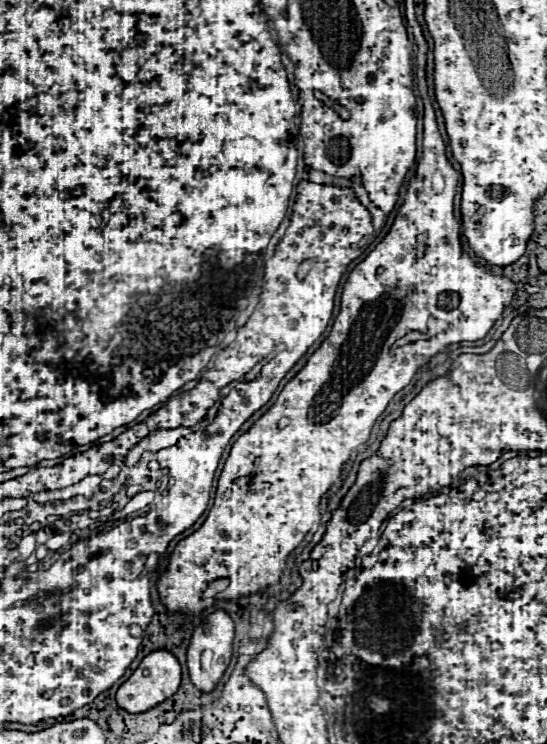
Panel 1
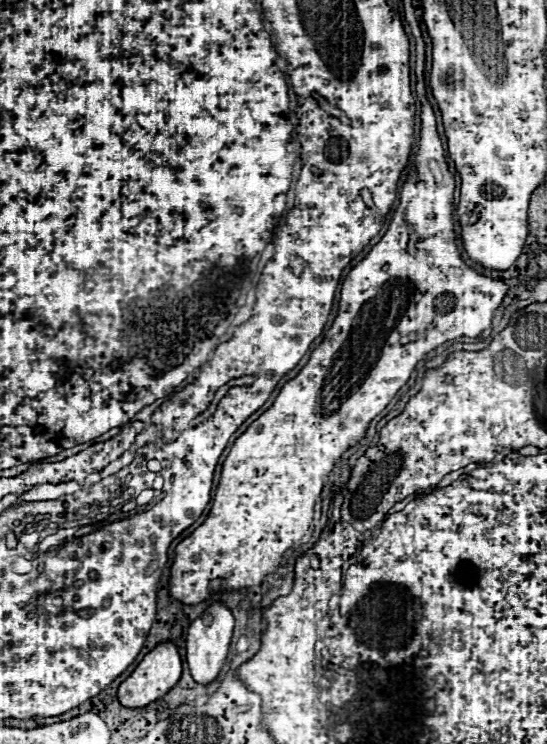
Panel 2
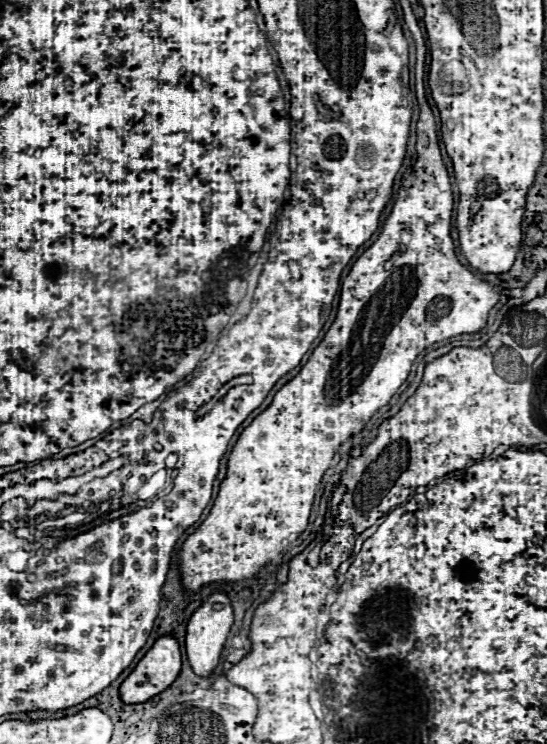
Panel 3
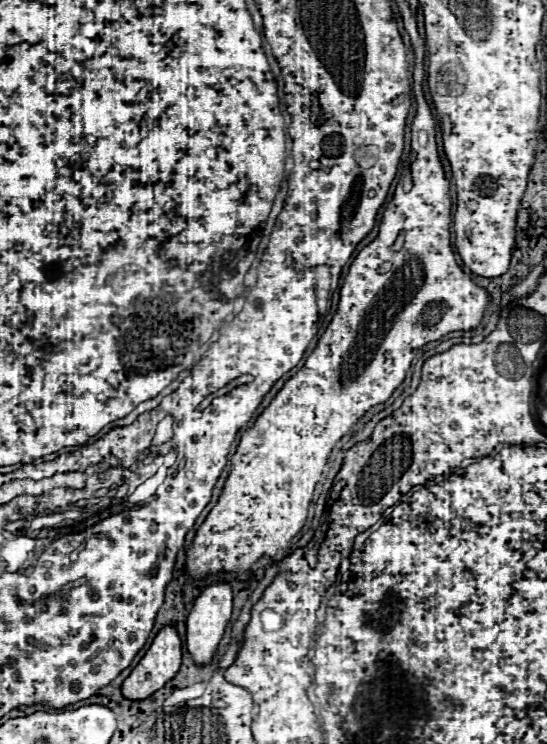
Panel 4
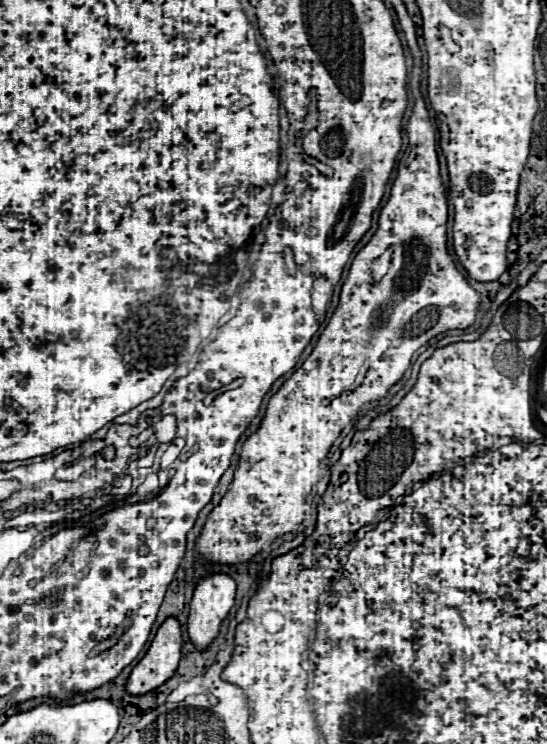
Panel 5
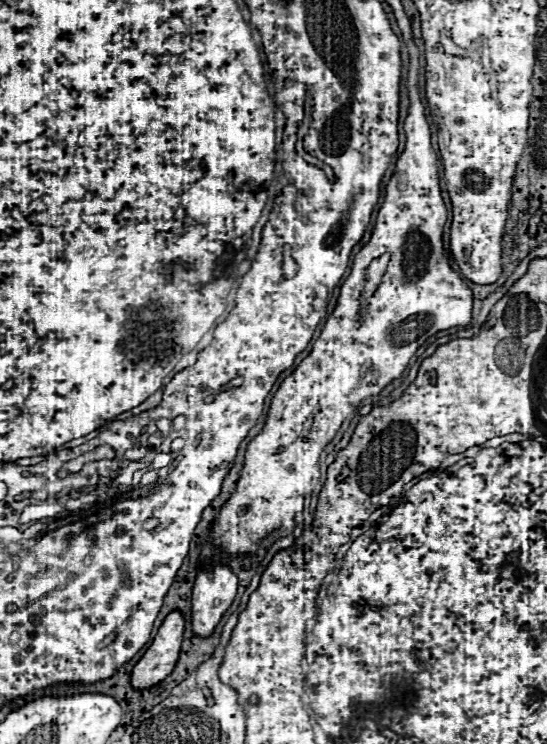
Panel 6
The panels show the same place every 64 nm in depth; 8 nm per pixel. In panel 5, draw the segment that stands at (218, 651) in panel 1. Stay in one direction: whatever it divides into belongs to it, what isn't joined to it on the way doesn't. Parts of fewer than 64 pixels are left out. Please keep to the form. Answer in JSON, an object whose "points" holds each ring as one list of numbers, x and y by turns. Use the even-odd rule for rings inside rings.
{"points":[[218,572,200,578,188,616,188,634,198,648,206,648,218,636,222,620,234,606,234,594,236,582,228,574]]}

